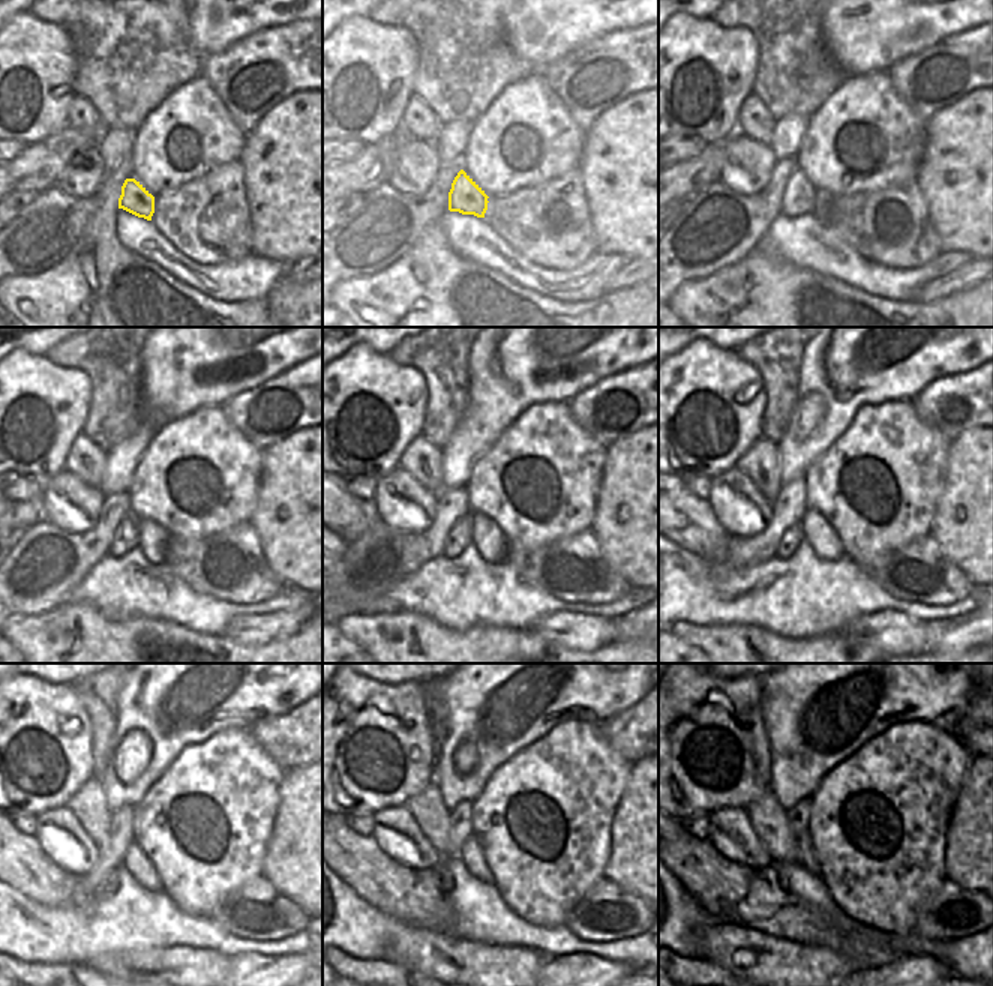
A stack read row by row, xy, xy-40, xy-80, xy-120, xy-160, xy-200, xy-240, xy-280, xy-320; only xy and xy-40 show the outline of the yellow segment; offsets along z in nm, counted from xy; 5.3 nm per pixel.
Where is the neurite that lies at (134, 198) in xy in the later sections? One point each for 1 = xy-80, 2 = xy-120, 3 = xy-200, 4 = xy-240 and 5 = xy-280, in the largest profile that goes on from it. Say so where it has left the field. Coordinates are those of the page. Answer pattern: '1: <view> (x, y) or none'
1: xy-80 (798, 200)
2: xy-120 (126, 536)
3: xy-200 (791, 541)
4: xy-240 (111, 884)
5: xy-280 (447, 883)

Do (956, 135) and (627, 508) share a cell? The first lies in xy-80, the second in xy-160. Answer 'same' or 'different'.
same

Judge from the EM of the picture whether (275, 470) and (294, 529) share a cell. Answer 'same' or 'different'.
same

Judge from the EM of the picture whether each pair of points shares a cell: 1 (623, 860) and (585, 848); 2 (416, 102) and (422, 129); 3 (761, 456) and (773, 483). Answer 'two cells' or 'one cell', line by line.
1: two cells
2: one cell
3: one cell

